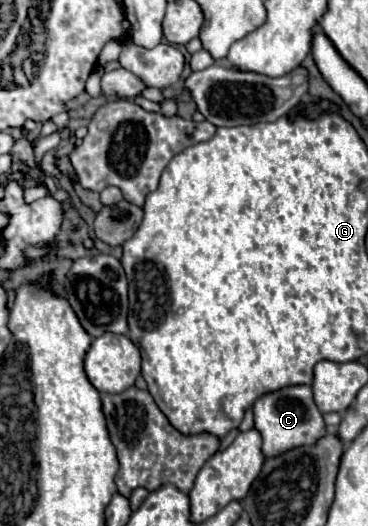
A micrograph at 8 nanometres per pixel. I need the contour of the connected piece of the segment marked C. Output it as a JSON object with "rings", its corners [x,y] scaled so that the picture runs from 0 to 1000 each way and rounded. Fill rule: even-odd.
{"rings":[[[840,732],[769,736],[758,743],[715,751],[688,770],[688,785],[693,785],[693,816],[715,831],[715,865],[720,869],[753,869],[802,850],[851,846],[867,831],[878,831],[889,823],[878,785],[861,778],[856,759],[851,759],[851,740]]]}

